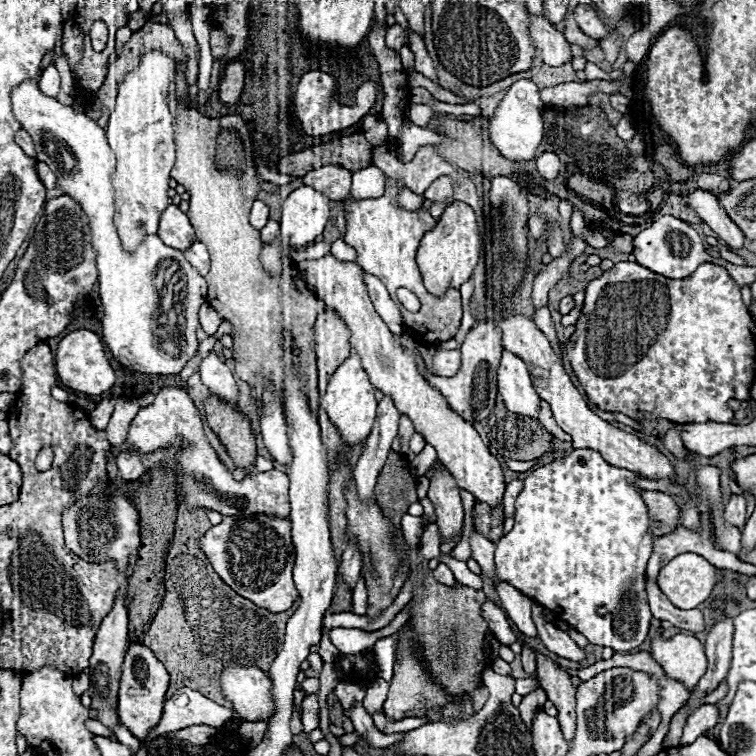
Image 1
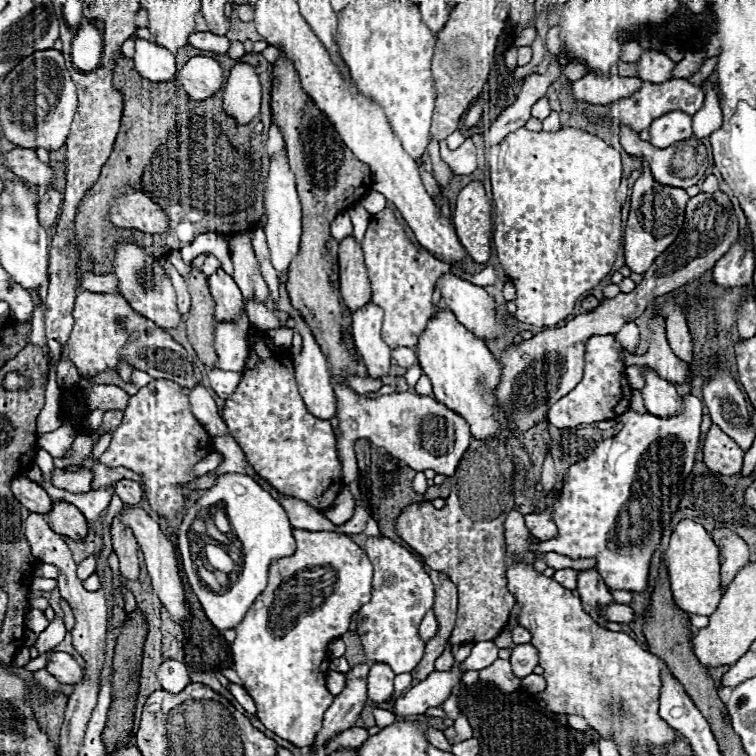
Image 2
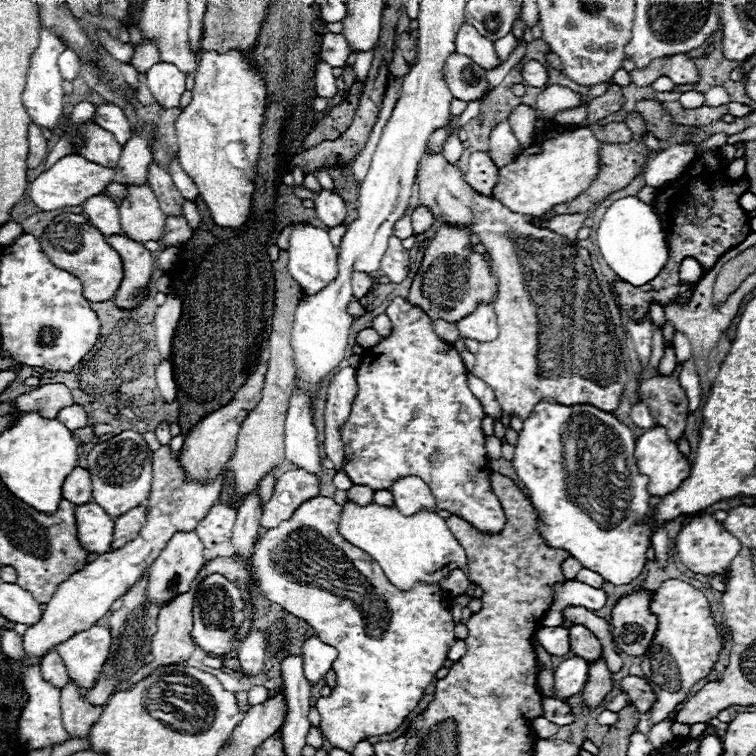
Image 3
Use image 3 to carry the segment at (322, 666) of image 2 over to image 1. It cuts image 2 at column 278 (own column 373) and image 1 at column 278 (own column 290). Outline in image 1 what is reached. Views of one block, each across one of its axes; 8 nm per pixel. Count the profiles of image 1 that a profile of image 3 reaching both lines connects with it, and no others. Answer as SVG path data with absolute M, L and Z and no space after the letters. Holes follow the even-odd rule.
M242 514L226 516L220 524L212 526L200 540L202 552L206 552L216 574L240 596L266 608L274 614L286 612L300 598L294 582L294 544L290 538L290 520L268 514Z

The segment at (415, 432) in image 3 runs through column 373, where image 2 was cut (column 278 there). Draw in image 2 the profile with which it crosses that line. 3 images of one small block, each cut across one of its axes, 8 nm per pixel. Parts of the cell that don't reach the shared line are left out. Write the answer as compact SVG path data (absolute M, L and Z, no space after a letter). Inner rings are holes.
M262 334L262 338L250 338L248 344L250 344L250 354L246 360L246 368L242 372L242 380L240 380L236 392L226 400L224 410L222 410L222 418L224 418L230 434L242 446L248 462L262 478L266 478L280 492L294 496L294 498L300 498L318 510L326 510L334 504L336 494L344 486L342 478L340 478L336 436L332 432L332 426L328 420L314 418L306 410L304 400L298 394L290 352L272 344L272 340L266 334Z

